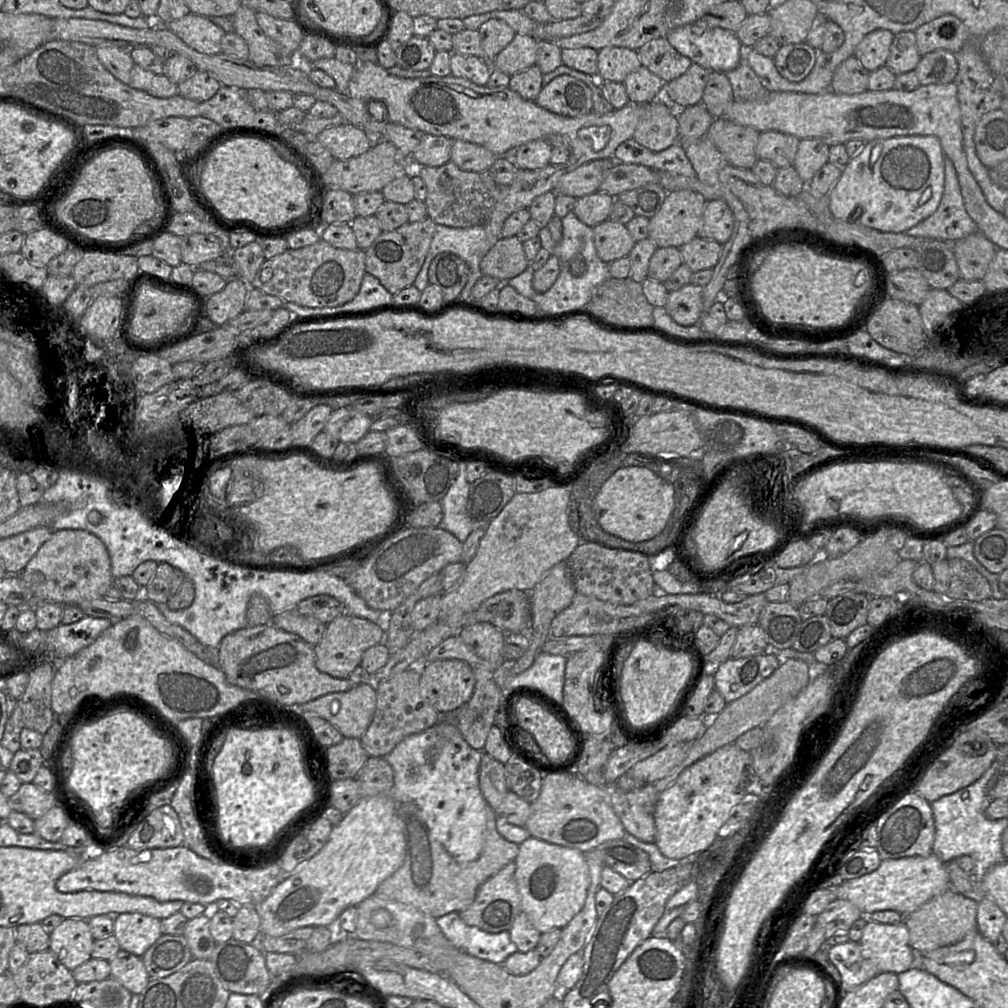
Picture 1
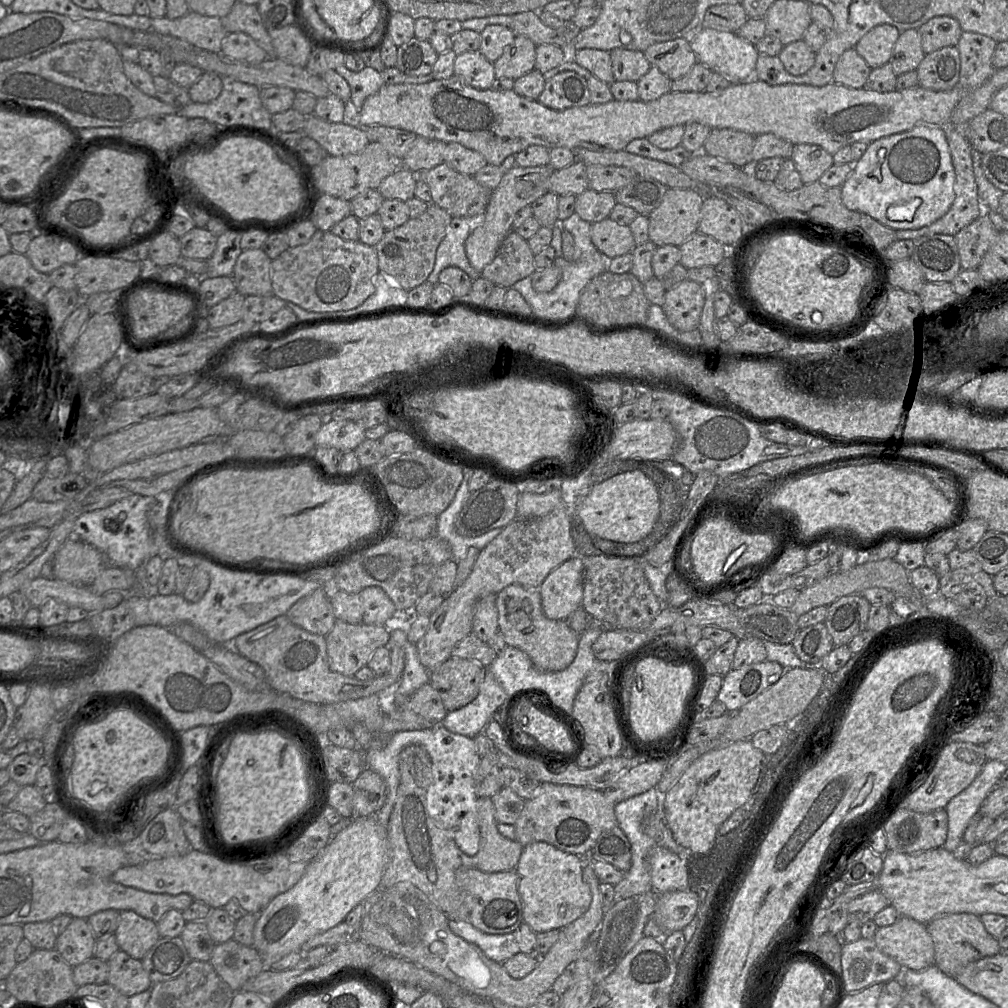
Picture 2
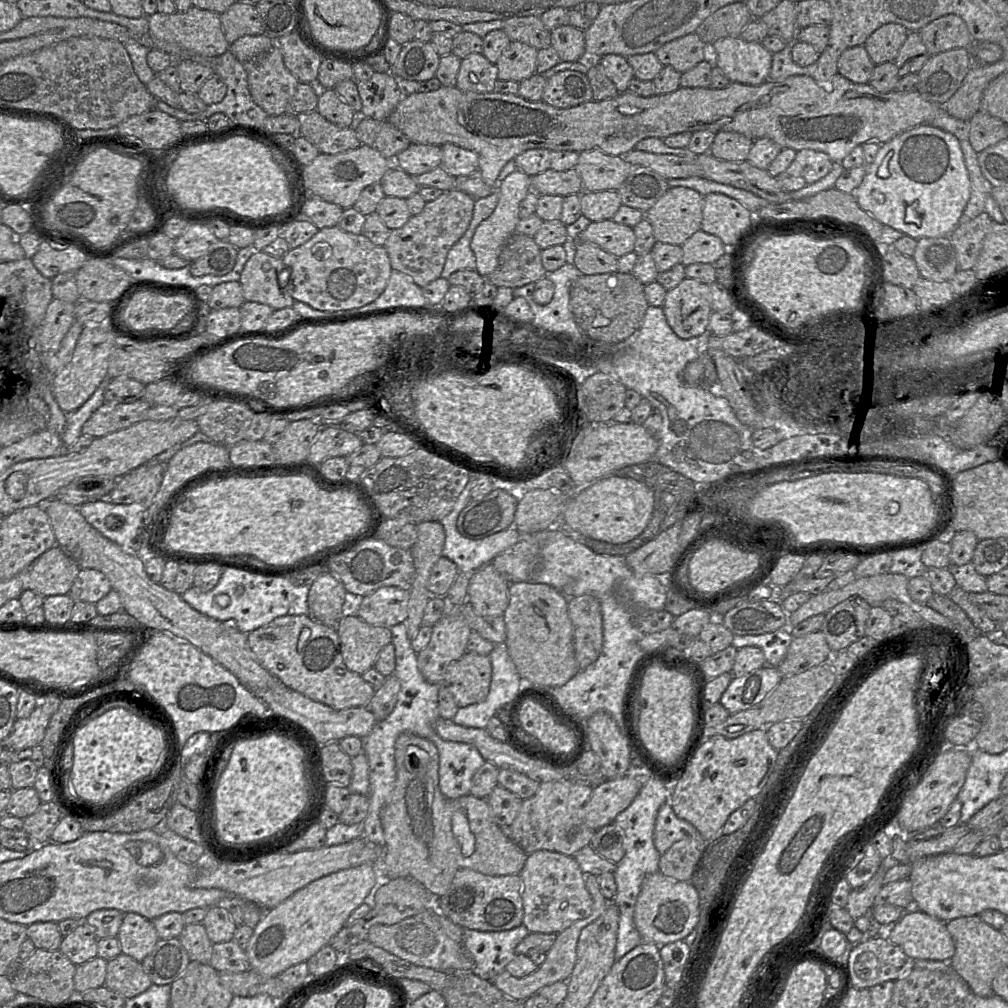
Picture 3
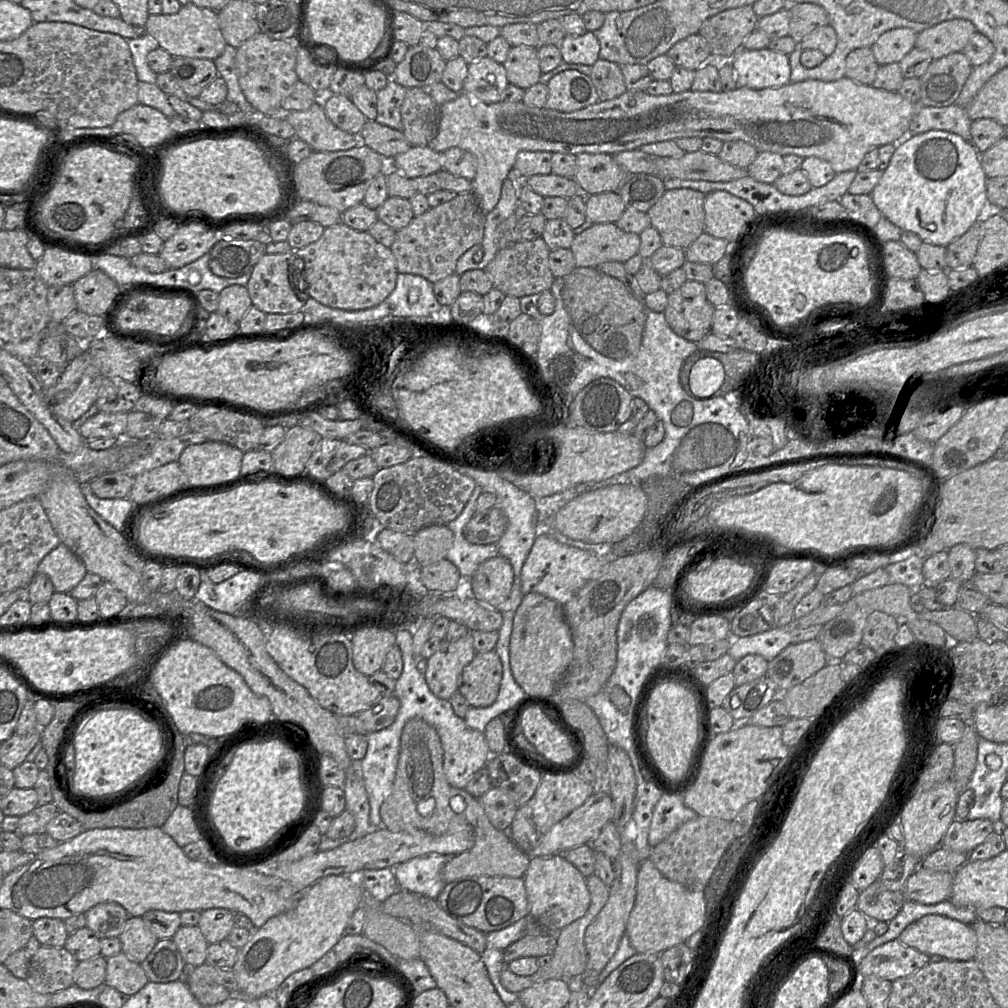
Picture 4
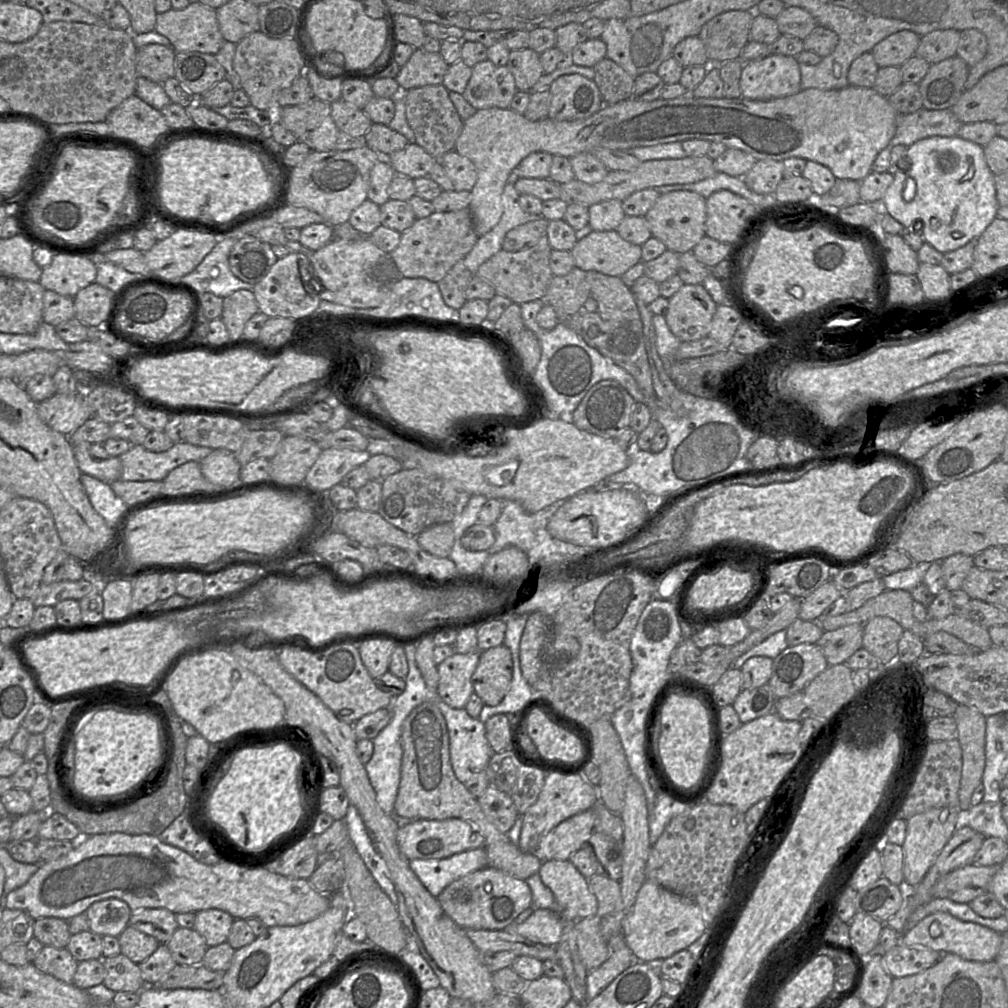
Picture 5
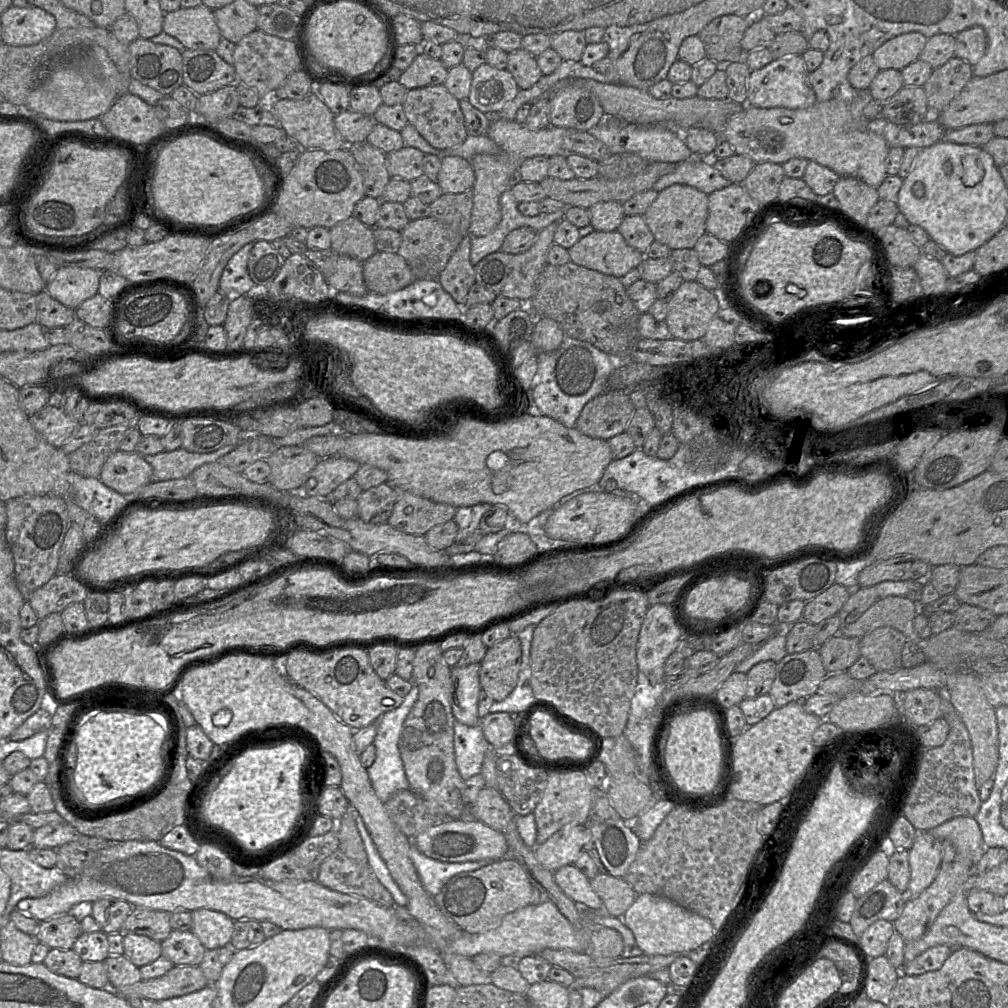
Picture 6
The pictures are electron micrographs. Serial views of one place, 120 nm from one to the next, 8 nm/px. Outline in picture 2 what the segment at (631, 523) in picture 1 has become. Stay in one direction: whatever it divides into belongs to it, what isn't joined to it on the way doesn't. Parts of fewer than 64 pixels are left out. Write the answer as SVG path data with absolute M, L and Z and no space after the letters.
M633 470L595 485L571 509L591 537L618 543L635 543L641 541L658 522L660 498L654 482L642 471Z

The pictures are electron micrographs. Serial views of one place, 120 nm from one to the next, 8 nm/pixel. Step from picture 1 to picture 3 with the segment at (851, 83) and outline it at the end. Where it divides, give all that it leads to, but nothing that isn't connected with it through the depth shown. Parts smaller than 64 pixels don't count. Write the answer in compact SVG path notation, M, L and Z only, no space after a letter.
M864 46L845 50L837 65L841 76L857 84L868 84L876 66Z

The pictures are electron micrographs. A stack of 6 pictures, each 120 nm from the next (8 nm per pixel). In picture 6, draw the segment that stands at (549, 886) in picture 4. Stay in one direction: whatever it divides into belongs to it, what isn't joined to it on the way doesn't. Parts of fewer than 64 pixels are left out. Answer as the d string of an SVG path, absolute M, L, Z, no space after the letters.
M574 864L565 865L556 870L554 879L574 902L582 903L595 911L604 911L604 903L593 890L590 880Z

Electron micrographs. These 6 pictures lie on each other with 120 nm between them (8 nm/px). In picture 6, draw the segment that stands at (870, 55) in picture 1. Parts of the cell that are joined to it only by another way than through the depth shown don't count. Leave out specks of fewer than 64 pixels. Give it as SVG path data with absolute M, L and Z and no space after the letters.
M910 32L886 41L872 54L880 70L899 70L919 59L927 38L918 32Z

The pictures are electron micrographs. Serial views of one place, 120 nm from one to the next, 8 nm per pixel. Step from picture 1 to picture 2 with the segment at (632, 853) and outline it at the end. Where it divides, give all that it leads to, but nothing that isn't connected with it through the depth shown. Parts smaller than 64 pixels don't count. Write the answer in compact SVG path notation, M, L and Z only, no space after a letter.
M618 826L602 833L589 855L612 864L622 872L631 868L630 842Z

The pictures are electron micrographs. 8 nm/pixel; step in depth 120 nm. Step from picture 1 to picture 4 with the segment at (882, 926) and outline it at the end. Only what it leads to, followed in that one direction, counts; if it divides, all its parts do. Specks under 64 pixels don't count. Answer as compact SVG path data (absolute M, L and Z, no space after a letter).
M925 915L909 924L899 935L898 940L928 956L939 955L954 961L973 960L977 949L977 936L971 925L941 915Z

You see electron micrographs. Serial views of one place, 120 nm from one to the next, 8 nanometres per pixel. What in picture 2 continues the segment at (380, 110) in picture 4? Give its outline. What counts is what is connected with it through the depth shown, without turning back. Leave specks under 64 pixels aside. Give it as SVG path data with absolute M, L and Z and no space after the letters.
M344 65L335 70L349 84L351 96L348 102L349 108L361 109L365 100L375 94L385 81L382 73L370 67L365 67L359 72L353 72Z

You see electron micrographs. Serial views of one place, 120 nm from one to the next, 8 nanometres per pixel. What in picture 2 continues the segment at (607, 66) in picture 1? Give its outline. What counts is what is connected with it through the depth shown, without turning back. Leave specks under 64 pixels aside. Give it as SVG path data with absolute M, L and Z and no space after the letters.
M616 48L609 53L615 81L637 82L651 68L650 62L641 51Z

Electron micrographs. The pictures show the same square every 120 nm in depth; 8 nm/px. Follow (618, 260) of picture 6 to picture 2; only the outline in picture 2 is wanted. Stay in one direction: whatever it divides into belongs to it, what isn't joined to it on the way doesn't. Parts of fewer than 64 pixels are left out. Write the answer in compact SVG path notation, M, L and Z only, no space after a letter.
M609 217L591 224L591 240L606 261L626 253L631 253L635 247L635 241L630 227L620 225Z

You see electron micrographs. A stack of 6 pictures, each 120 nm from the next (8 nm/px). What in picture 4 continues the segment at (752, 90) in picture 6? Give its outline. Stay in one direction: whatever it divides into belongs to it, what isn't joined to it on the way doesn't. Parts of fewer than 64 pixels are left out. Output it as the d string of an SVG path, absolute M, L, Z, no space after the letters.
M742 48L729 59L738 87L760 90L782 87L790 83L789 55L770 49L746 50Z

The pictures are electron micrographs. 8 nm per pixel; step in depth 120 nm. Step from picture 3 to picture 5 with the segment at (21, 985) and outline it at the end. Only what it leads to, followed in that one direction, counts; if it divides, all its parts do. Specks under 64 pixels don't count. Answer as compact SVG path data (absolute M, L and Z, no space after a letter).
M44 946L31 963L45 974L51 975L64 983L74 984L74 975L79 962L67 948Z

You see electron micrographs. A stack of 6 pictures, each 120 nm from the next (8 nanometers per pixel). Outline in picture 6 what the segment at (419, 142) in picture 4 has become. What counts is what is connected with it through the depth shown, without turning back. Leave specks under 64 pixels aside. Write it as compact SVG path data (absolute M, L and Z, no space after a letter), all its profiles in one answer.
M444 84L408 90L402 106L408 124L413 125L419 134L437 150L461 145L468 136L459 100Z

